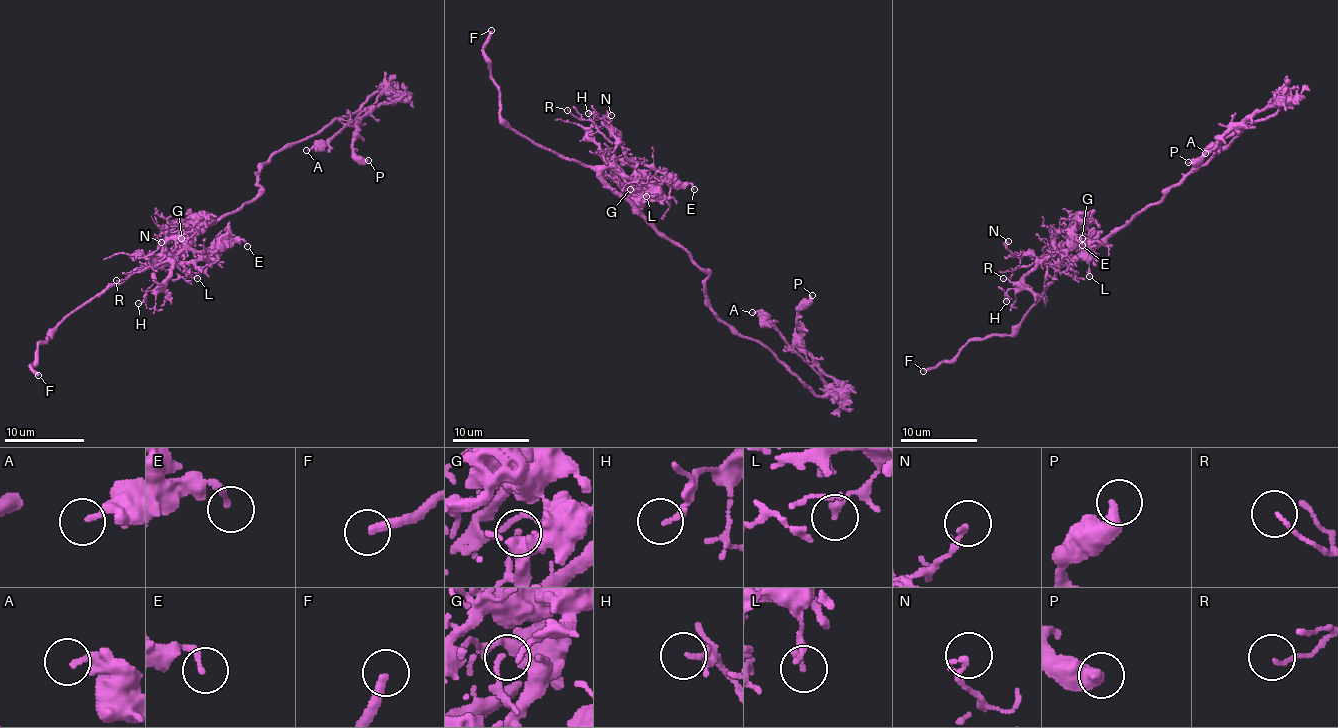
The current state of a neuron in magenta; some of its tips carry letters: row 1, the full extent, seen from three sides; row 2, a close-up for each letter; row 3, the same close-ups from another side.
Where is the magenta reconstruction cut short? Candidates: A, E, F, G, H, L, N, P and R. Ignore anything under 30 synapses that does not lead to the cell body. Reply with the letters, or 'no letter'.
F

